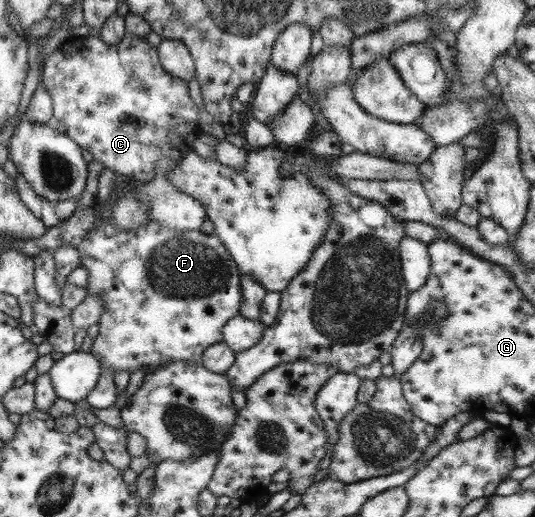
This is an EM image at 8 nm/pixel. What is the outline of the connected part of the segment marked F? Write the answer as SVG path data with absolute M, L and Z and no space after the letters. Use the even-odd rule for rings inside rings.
M119 179L106 203L98 205L95 202L87 209L76 207L70 217L57 224L62 244L77 249L80 265L88 272L87 286L84 287L86 295L99 298L104 305L103 314L96 322L97 335L88 351L99 362L100 373L95 386L84 398L87 404L98 409L113 405L113 379L117 372L131 373L141 367L149 374L156 366L171 361L199 364L204 348L222 341L221 329L227 320L238 315L242 300L240 272L214 234L199 230L181 232L165 228L154 220L133 230L121 230L112 224L110 208L126 192L127 185ZM97 210L101 214L101 225L91 229Z

